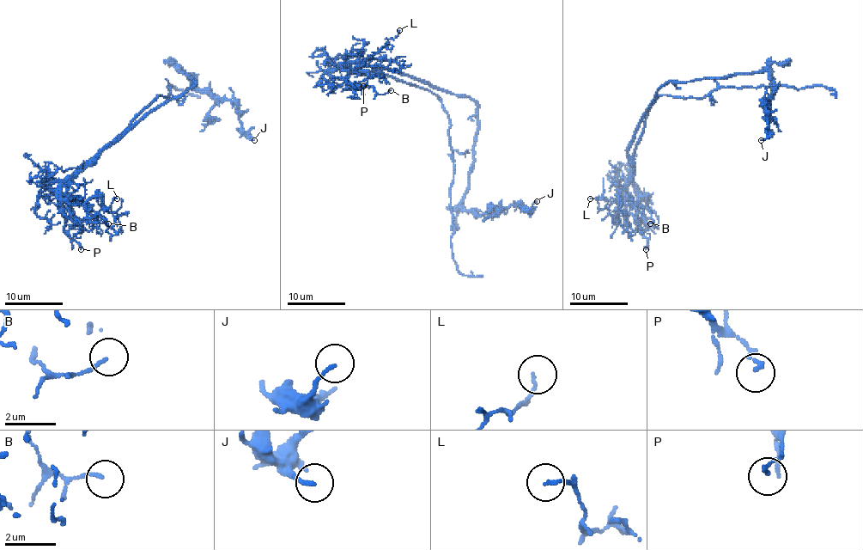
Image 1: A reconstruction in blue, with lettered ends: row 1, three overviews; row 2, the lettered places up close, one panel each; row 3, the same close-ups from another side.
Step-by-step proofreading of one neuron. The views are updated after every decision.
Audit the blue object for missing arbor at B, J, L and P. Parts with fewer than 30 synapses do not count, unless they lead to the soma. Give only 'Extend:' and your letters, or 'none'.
Extend: none

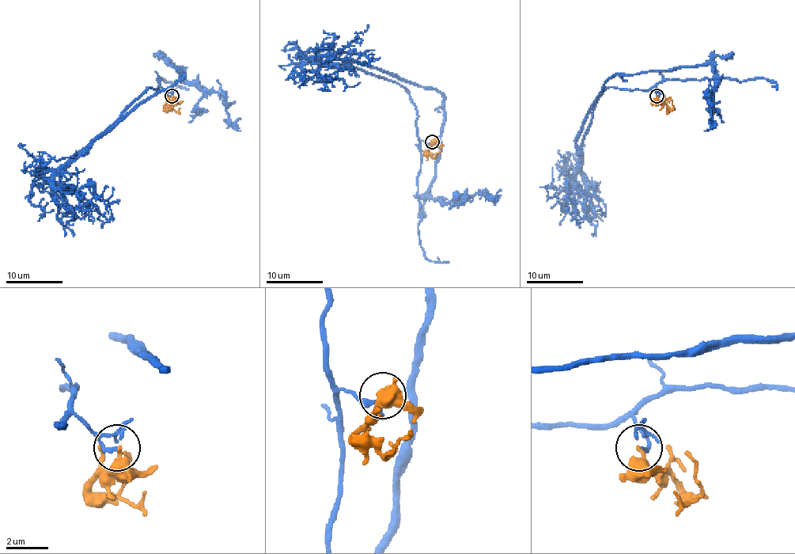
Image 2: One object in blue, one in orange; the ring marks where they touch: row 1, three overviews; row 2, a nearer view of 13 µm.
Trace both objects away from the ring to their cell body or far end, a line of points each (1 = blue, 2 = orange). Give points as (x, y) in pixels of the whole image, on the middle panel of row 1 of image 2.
1: (432, 142), (418, 136), (409, 93), (350, 62), (441, 95), (433, 198), (456, 202), (501, 189)
2: (432, 142), (425, 151), (433, 158), (433, 154)

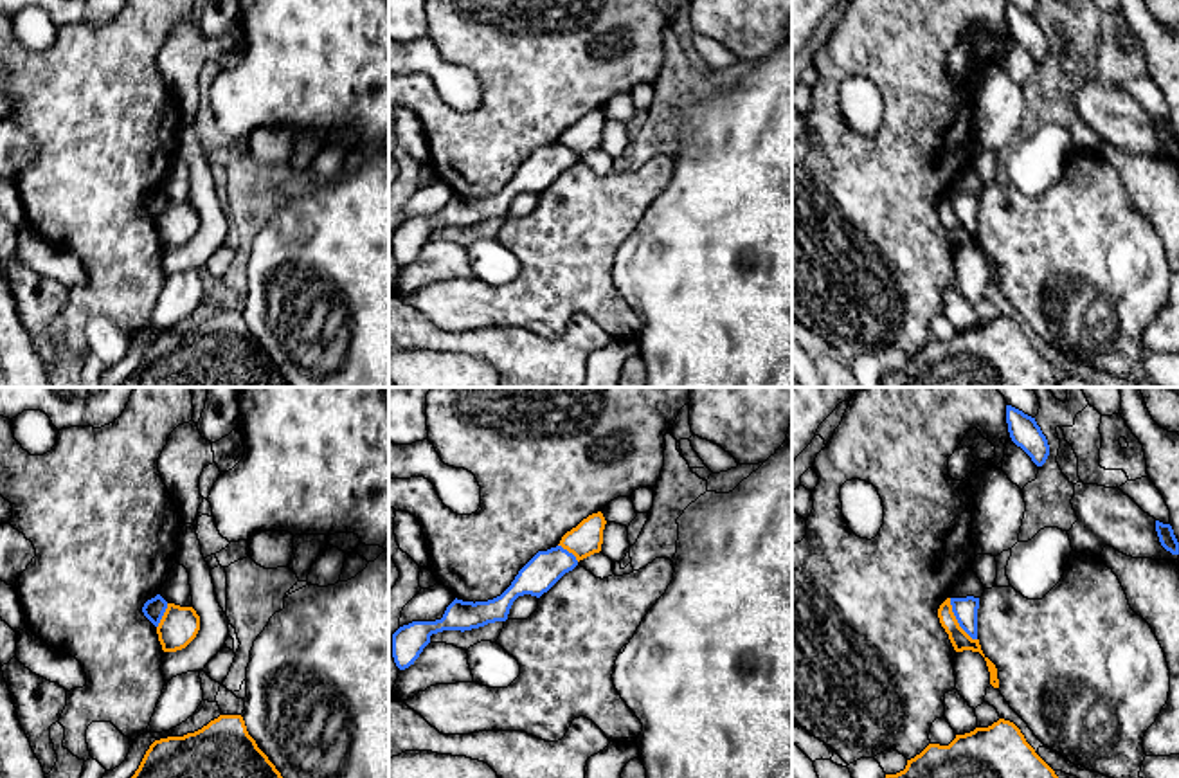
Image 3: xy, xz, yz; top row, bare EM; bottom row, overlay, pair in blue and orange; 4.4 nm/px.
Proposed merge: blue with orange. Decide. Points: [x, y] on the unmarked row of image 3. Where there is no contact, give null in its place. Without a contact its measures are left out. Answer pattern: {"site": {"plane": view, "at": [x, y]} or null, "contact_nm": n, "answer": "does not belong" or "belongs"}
{"site": {"plane": "yz", "at": [956, 215]}, "contact_nm": 220, "answer": "does not belong"}

